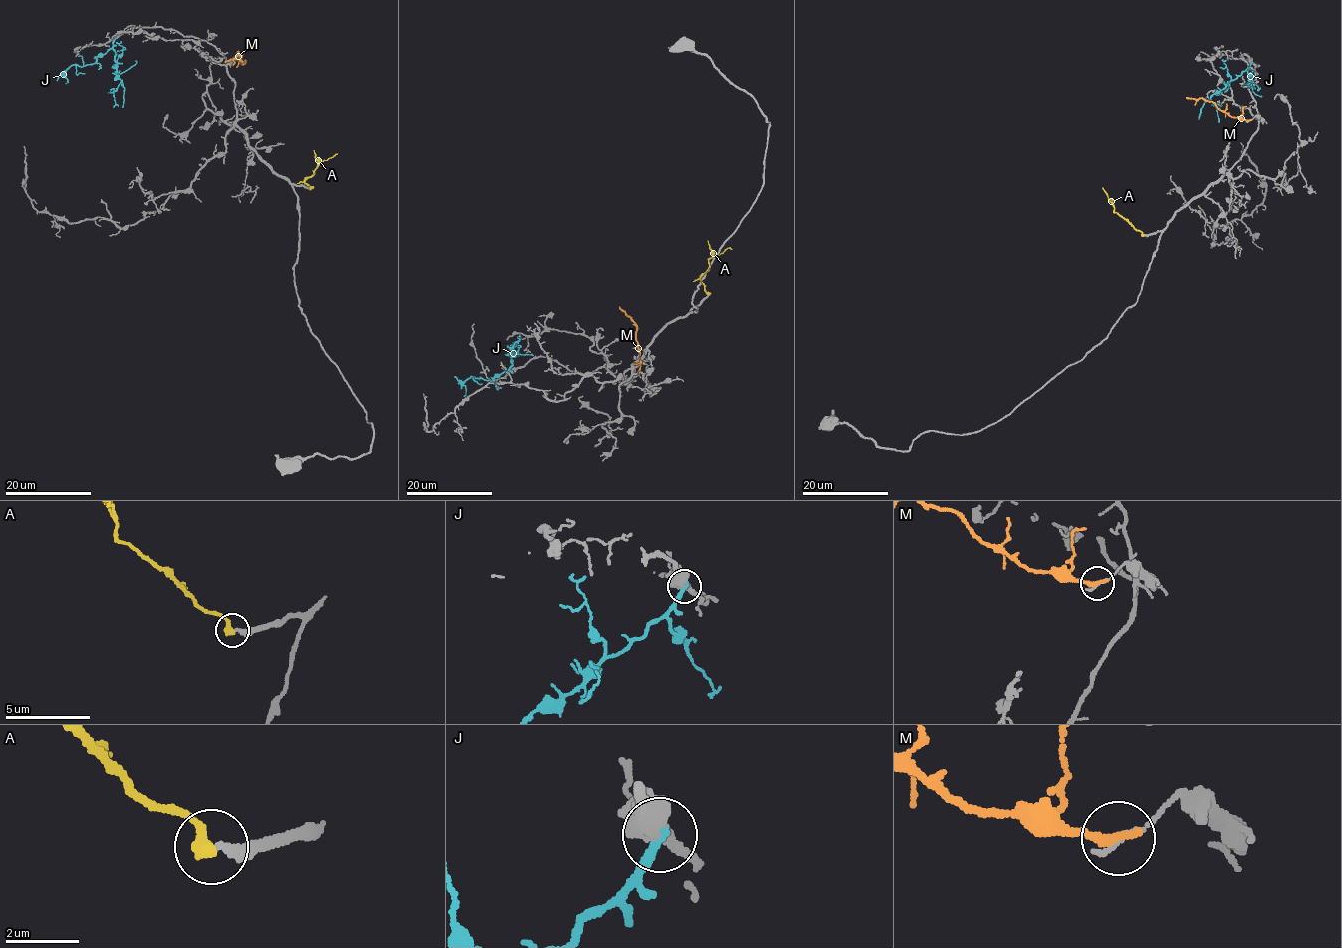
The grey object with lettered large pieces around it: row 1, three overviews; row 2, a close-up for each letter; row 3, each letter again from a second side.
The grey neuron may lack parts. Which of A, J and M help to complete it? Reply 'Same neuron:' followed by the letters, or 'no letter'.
Same neuron: no letter

